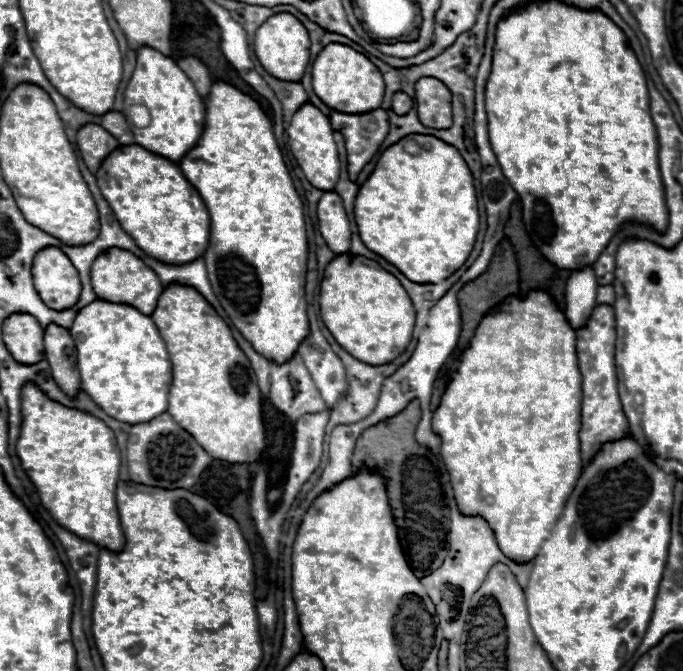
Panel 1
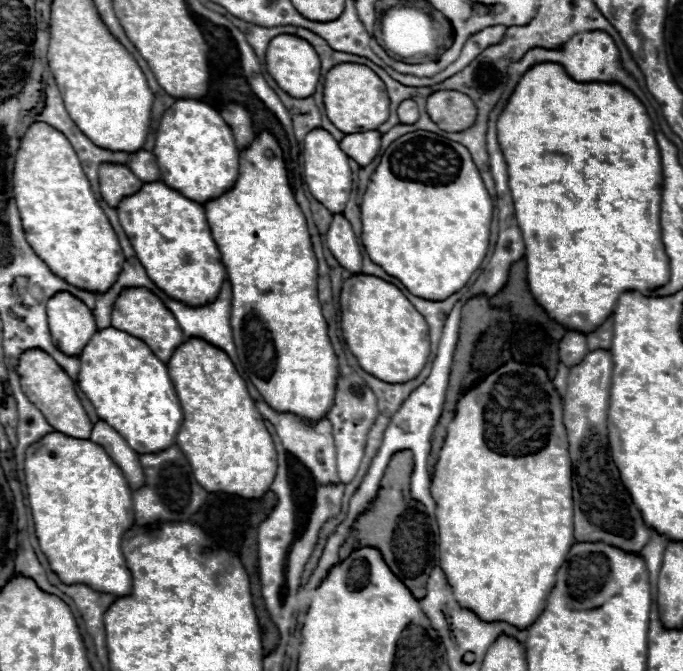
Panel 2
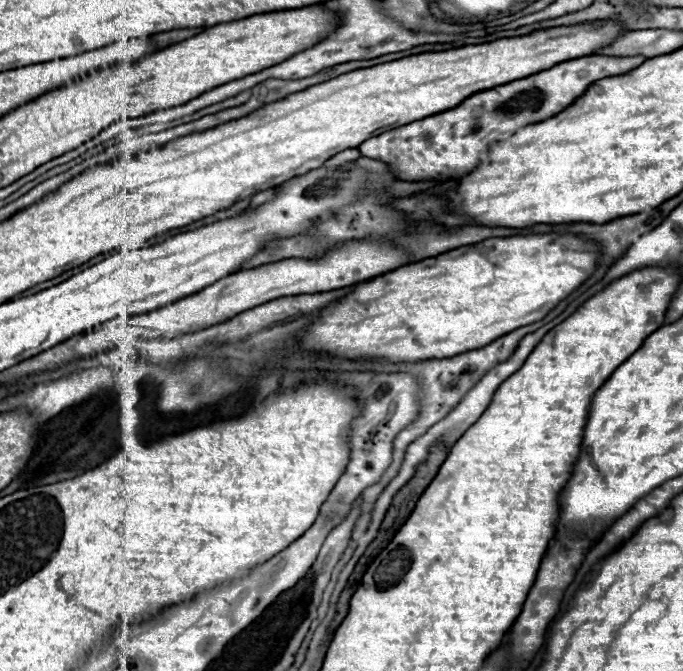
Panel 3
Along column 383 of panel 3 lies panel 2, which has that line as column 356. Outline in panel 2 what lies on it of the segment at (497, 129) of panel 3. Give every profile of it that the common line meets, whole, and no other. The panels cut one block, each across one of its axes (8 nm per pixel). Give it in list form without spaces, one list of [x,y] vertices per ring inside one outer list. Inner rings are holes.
[[[360,132],[360,134],[346,134],[344,140],[340,142],[340,148],[354,158],[358,164],[368,166],[368,162],[372,162],[380,150],[380,132]]]

